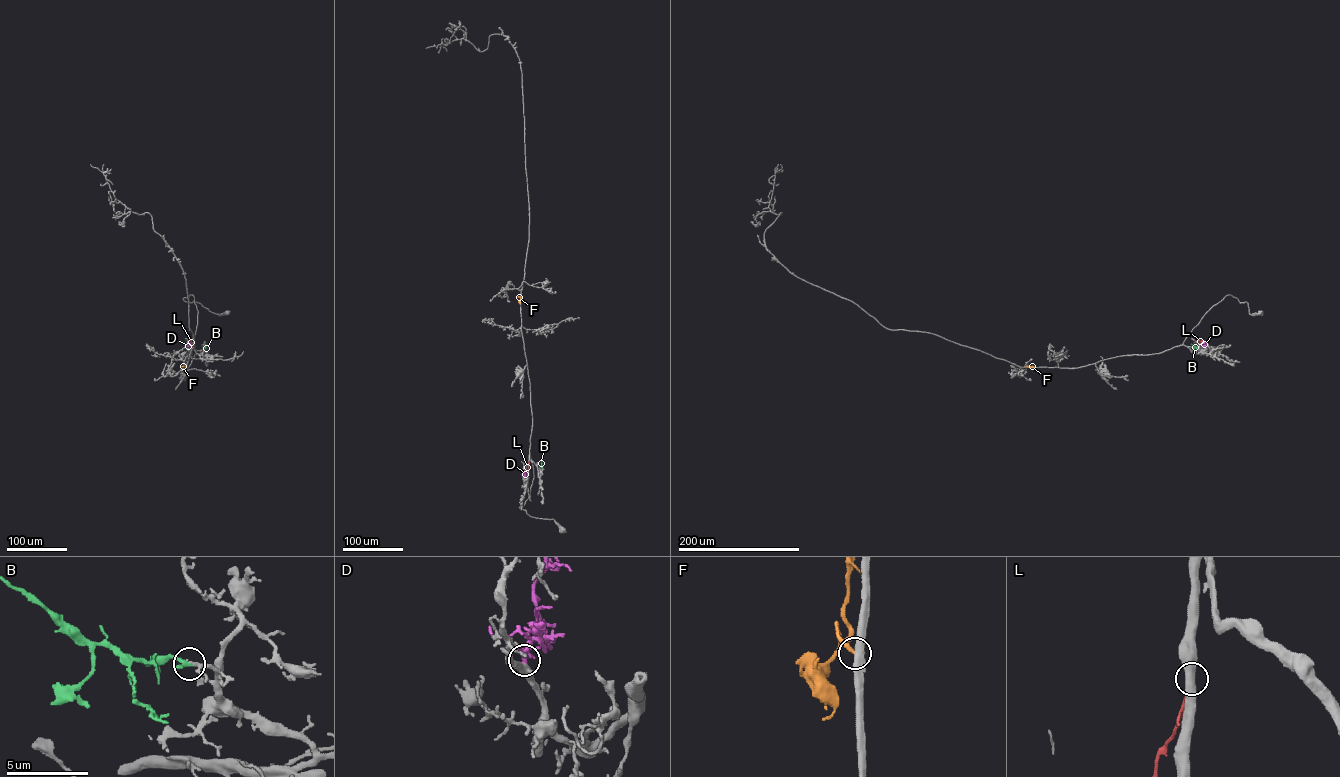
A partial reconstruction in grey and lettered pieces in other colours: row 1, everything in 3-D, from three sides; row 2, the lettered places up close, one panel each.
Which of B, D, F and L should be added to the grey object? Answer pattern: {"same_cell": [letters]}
{"same_cell": ["B", "D"]}

